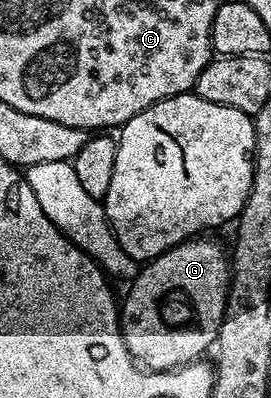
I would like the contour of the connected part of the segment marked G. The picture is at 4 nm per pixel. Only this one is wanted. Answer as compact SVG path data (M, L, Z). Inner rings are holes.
M193 238L183 241L164 252L155 260L147 261L137 271L136 279L127 285L128 293L119 305L120 330L124 334L126 350L145 370L171 372L201 359L204 351L216 342L220 324L224 321L224 307L228 305L230 287L230 260L212 240ZM171 292L188 299L192 307L192 320L184 328L164 324L164 312L160 303Z

